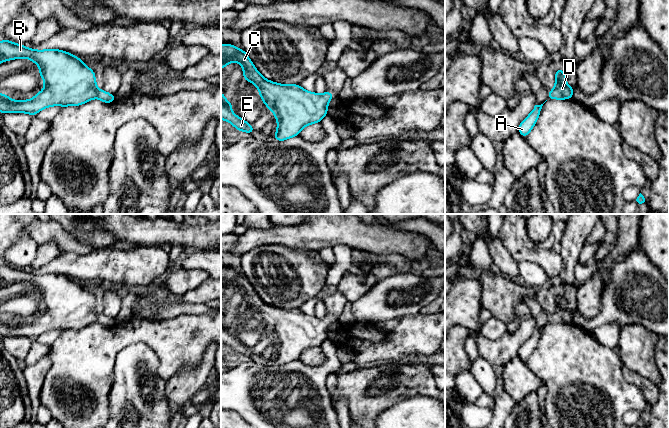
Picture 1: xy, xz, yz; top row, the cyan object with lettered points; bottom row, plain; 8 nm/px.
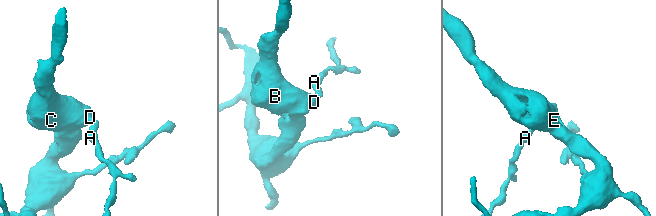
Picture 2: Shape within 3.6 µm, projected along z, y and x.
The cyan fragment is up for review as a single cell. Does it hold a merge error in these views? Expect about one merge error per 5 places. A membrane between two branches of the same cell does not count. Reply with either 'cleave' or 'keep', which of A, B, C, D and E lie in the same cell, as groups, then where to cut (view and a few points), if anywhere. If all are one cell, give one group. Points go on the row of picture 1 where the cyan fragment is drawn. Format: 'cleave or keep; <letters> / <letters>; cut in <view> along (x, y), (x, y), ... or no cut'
keep; A B C D E; no cut

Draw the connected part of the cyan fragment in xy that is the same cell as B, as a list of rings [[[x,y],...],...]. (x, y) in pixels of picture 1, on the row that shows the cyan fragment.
[[[7,39],[0,41],[0,63],[26,58],[39,66],[44,89],[30,100],[15,101],[0,93],[0,112],[27,113],[35,116],[50,106],[80,106],[99,98],[109,104],[116,100],[114,94],[99,90],[95,72],[79,57],[58,49],[33,50]]]

